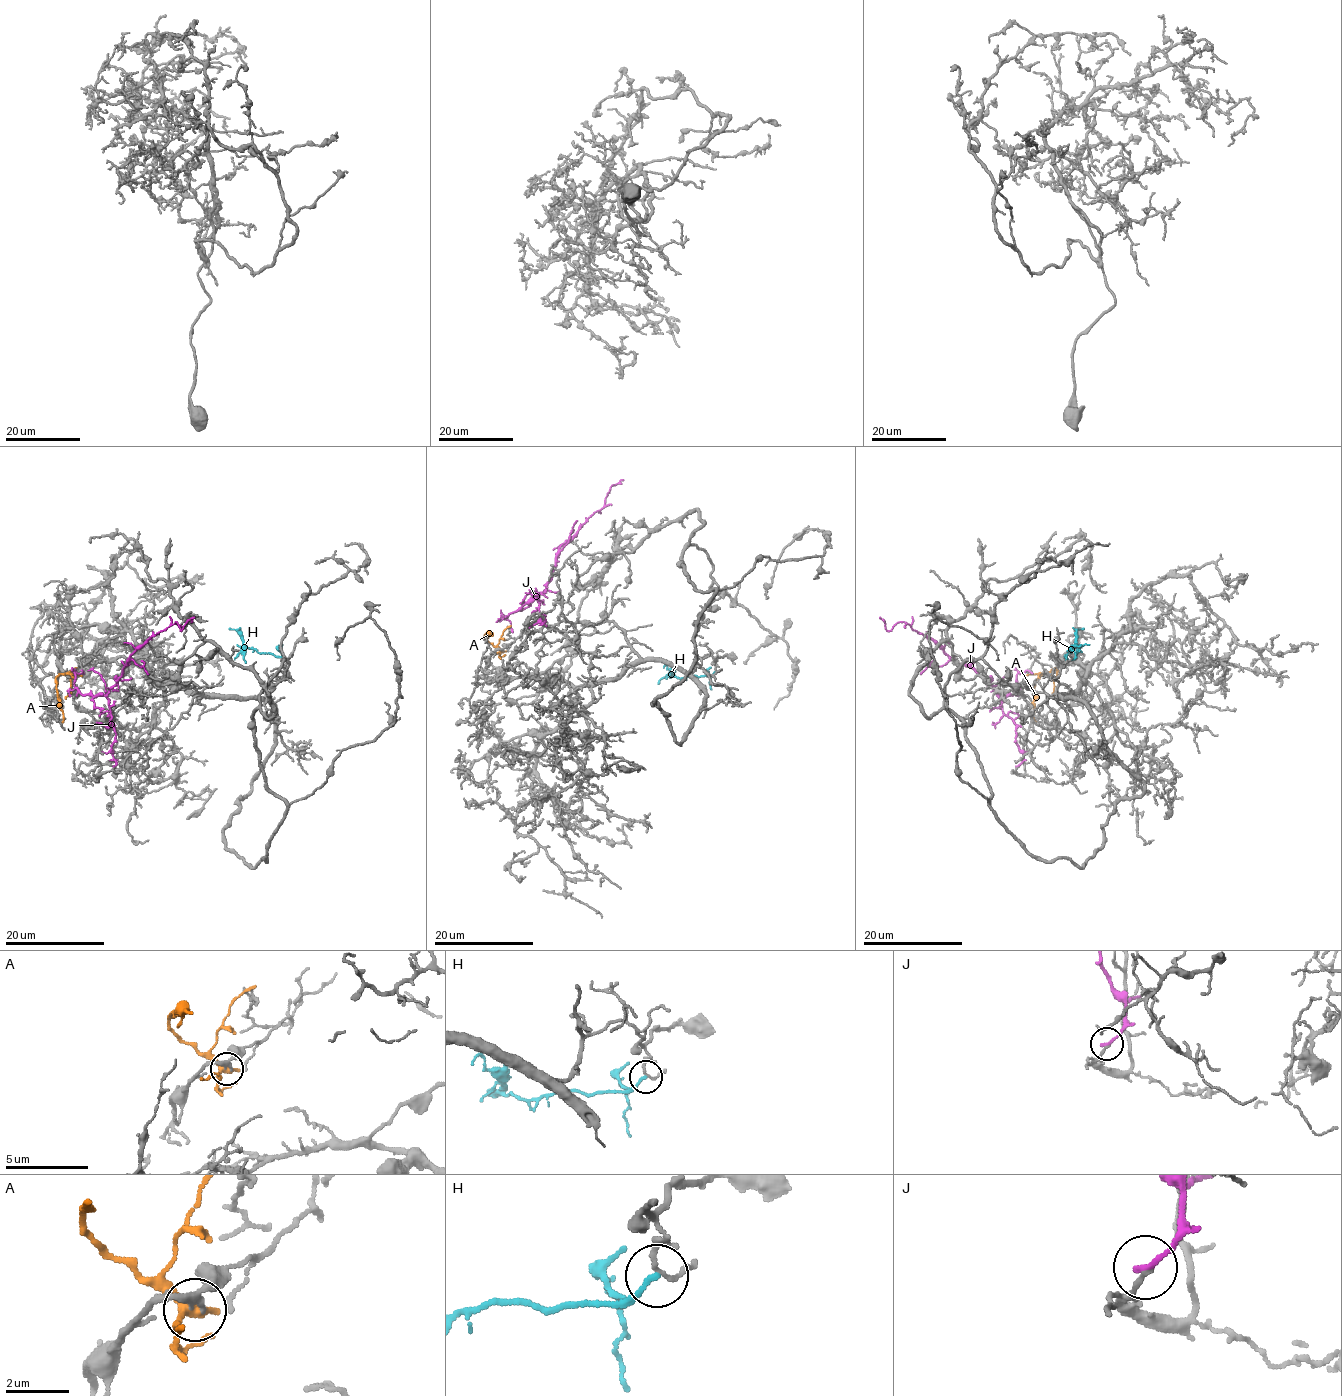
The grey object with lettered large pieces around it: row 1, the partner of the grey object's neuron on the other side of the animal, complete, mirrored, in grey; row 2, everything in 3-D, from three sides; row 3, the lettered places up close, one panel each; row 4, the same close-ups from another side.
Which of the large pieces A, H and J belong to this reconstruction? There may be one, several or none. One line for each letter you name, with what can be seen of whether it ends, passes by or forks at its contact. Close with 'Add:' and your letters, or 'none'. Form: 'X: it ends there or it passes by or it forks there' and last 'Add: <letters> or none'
Add: none

